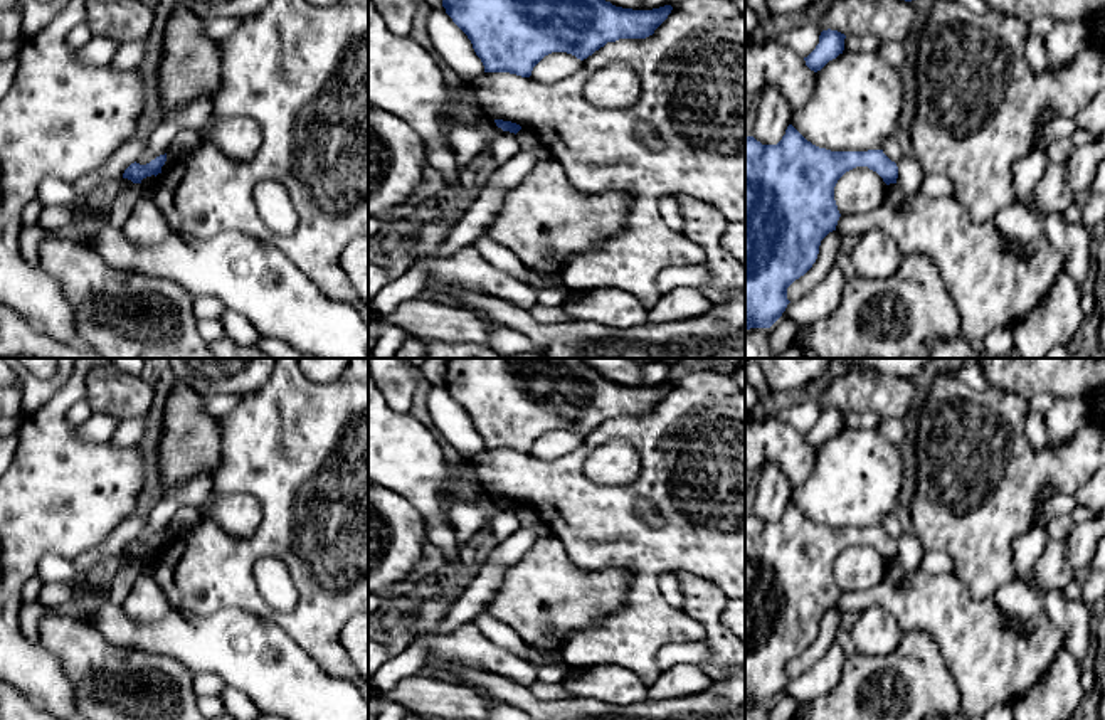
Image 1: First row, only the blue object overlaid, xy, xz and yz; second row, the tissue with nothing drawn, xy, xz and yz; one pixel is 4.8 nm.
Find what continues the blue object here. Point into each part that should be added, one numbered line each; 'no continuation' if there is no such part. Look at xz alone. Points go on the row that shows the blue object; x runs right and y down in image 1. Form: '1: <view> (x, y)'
no continuation

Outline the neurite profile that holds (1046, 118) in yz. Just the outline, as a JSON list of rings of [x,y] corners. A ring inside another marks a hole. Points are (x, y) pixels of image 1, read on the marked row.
[[[1044,111],[1038,121],[1038,130],[1034,135],[1034,150],[1036,151],[1043,151],[1046,150],[1046,141],[1051,131],[1051,123],[1055,119],[1055,113],[1053,111]]]

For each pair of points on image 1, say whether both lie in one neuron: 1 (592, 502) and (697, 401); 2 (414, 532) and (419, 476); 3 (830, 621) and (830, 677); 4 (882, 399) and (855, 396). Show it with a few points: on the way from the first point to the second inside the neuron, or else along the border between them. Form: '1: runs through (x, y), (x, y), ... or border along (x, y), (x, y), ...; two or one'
1: runs through (626, 497), (651, 473), (651, 446), (663, 431); one
2: border along (385, 487), (402, 495), (422, 515), (428, 537); two
3: border along (835, 640), (803, 675); two
4: runs through (875, 396), (861, 396); one

